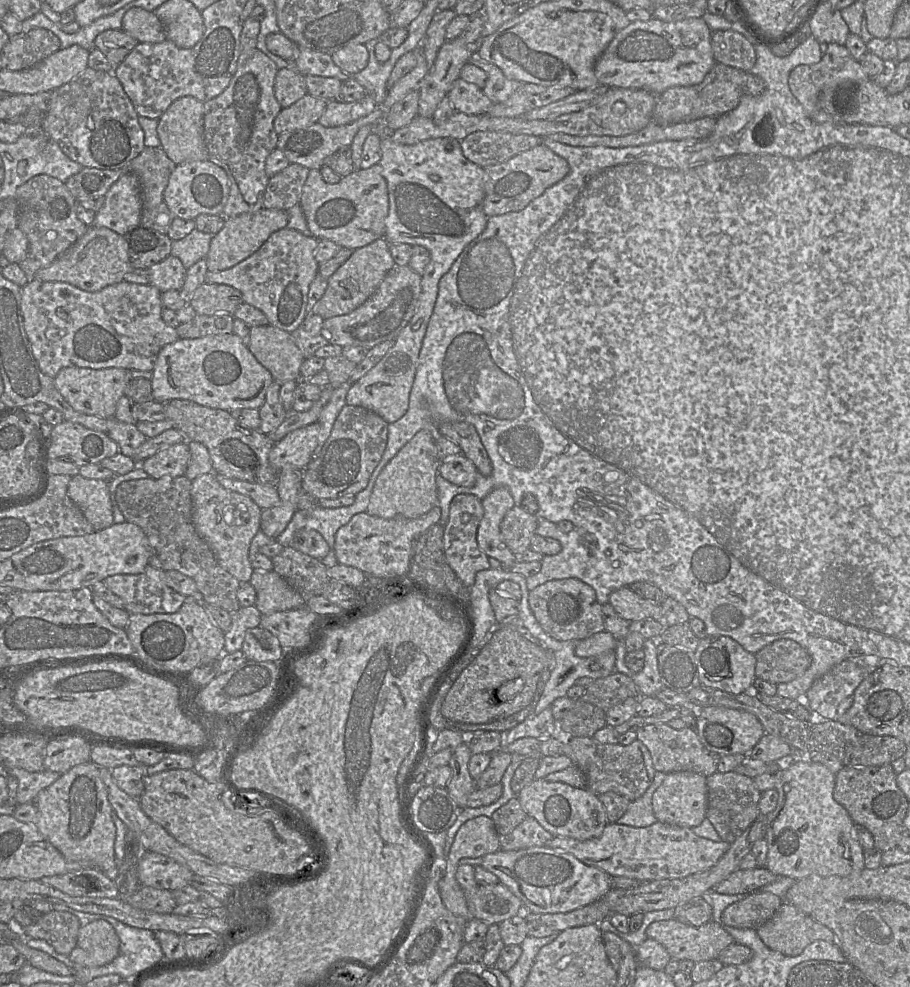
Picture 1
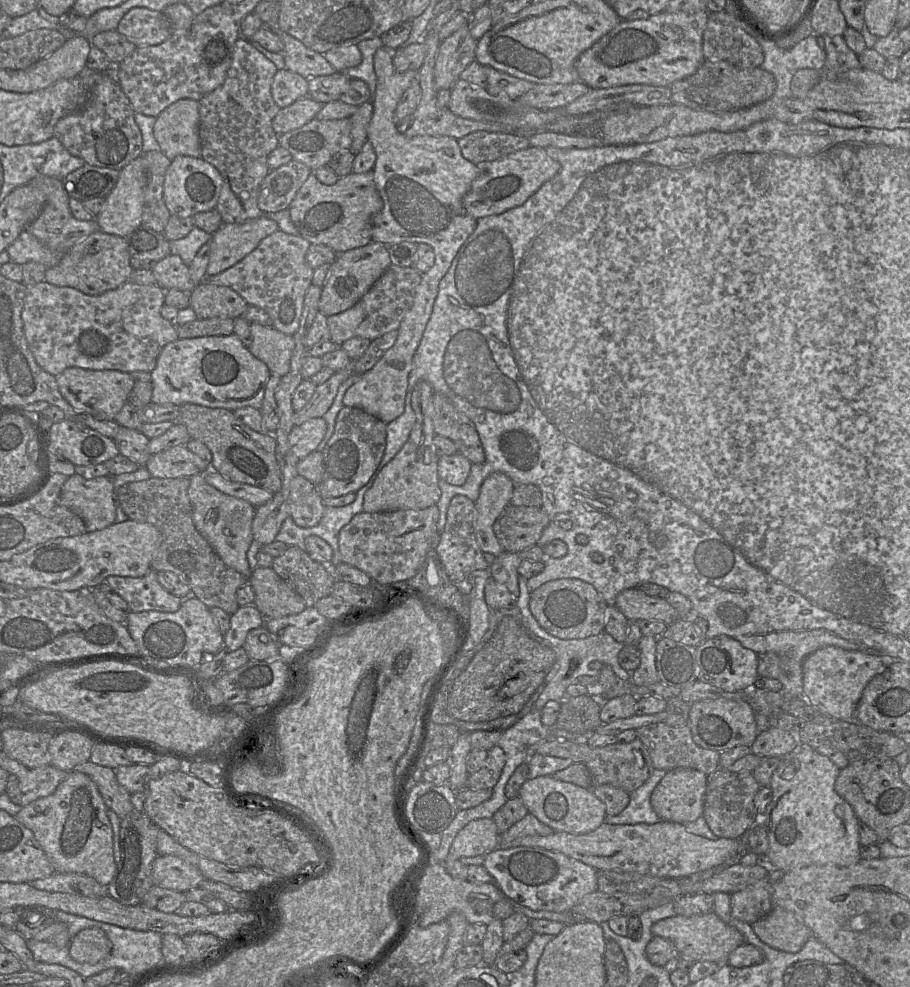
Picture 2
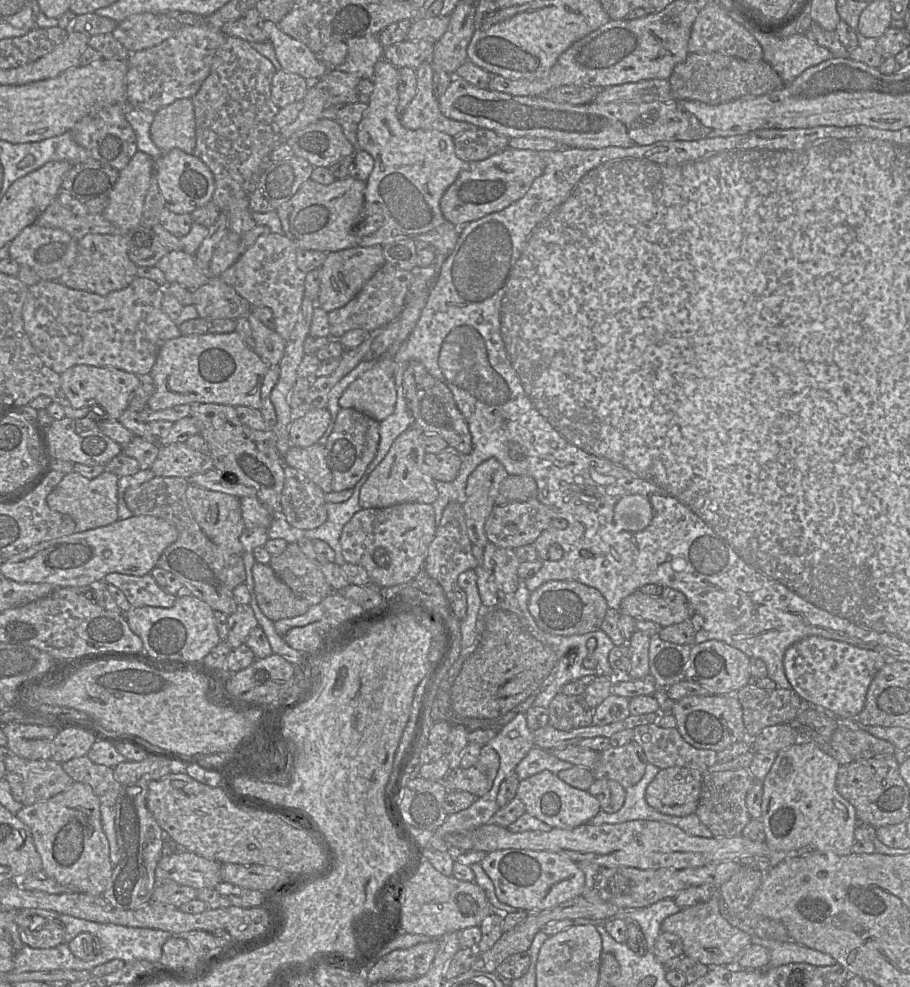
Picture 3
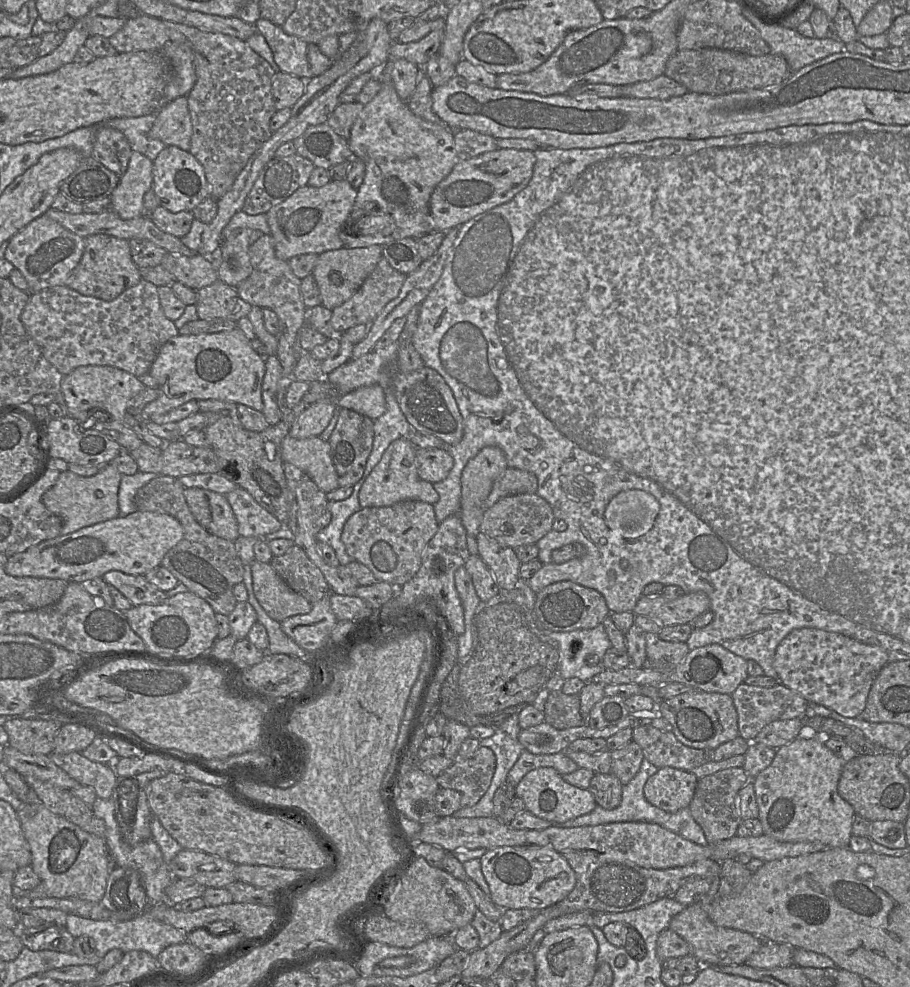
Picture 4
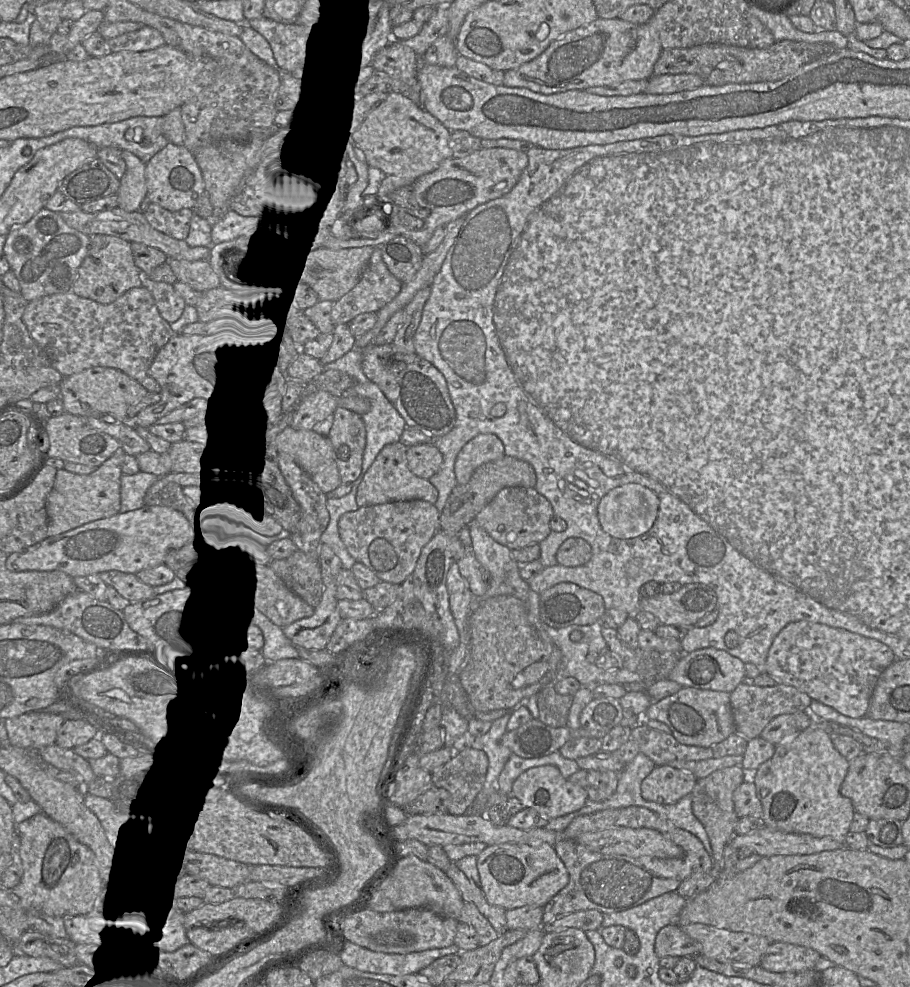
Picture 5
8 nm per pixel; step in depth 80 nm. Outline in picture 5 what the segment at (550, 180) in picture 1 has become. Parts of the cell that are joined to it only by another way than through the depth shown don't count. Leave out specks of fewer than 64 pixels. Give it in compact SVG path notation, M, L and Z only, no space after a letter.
M482 148L463 158L442 161L433 172L422 175L411 186L392 194L393 205L424 222L421 230L408 230L401 236L422 248L438 227L446 226L478 205L510 192L527 165L527 153L508 148Z

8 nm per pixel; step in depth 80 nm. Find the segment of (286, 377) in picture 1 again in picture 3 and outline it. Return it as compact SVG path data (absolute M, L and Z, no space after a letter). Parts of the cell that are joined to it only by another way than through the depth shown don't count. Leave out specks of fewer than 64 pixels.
M252 312L247 315L253 339L254 351L269 365L279 365L286 341L274 329L266 327Z

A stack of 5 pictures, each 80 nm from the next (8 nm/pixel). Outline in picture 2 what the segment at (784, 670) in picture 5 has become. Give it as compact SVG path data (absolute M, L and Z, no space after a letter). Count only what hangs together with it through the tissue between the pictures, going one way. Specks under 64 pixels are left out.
M837 646L820 648L802 664L804 699L833 719L853 720L857 704L868 682L883 670L884 659L875 655Z

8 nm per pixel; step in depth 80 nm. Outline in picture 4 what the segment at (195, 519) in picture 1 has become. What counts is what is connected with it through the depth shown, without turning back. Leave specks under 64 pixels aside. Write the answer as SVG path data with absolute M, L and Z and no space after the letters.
M185 488L183 495L196 521L209 533L235 541L240 535L225 495L203 488Z

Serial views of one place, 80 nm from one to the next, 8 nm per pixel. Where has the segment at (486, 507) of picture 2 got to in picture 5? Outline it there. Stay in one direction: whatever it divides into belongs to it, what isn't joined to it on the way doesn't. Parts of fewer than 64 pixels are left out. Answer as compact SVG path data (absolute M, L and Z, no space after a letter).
M481 433L469 440L458 453L454 472L458 484L466 484L481 465L505 456L504 445L498 436Z

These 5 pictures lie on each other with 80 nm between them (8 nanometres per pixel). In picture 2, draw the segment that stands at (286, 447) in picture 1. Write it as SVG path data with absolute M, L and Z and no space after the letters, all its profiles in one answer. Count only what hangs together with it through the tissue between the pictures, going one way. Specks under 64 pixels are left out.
M317 417L295 425L288 437L293 454L301 460L315 451L327 430L327 423L323 417Z

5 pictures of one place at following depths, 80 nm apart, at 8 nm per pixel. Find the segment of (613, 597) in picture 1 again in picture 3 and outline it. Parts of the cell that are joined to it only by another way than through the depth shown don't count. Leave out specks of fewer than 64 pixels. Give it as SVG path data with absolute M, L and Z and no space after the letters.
M640 590L622 600L620 612L634 619L654 621L662 627L689 621L695 613L688 602L675 603L662 596L643 594Z

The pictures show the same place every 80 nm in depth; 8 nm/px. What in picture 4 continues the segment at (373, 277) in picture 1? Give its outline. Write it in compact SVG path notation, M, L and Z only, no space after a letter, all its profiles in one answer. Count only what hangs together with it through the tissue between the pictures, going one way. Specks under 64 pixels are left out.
M380 245L366 248L341 248L319 254L311 275L319 288L321 305L333 310L349 300L374 271L382 257L382 246Z

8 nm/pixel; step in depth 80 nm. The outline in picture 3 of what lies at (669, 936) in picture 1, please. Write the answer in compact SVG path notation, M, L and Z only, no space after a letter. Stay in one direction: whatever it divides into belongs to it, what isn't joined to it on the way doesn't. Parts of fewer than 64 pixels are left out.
M719 889L708 902L681 909L667 917L661 924L661 932L679 936L683 955L707 966L733 966L739 954L752 944L748 933L732 926L721 914Z

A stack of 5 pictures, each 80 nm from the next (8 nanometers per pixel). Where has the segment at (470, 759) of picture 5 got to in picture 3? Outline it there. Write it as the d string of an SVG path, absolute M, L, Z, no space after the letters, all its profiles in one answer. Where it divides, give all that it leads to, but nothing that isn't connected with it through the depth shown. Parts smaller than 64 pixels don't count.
M484 745L478 761L472 767L450 770L442 782L448 791L467 791L480 798L490 791L499 766L499 754Z

